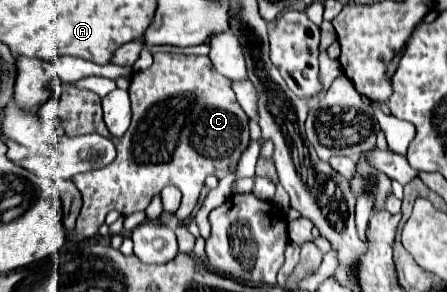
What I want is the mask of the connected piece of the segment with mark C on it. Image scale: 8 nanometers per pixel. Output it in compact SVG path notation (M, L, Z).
M154 53L154 63L152 63L152 67L148 67L148 69L144 69L144 71L133 73L131 78L130 101L132 101L132 125L130 125L130 129L126 131L126 135L122 137L122 145L120 145L120 139L114 137L114 145L116 145L116 151L118 151L116 161L112 161L106 169L96 169L96 171L88 171L88 173L82 173L82 175L72 177L74 185L78 187L78 191L82 193L82 199L84 199L84 207L82 207L82 211L80 211L80 217L78 217L78 221L76 221L76 227L66 233L66 239L72 241L72 243L78 243L78 241L86 241L86 239L96 237L98 227L104 223L104 217L106 217L112 209L120 211L124 217L130 215L130 213L134 213L134 211L144 211L144 209L148 207L150 199L152 199L154 195L158 195L166 185L176 185L176 187L182 191L182 205L180 205L180 209L176 211L176 217L178 217L180 221L188 219L190 213L194 211L194 207L196 207L198 203L200 189L202 189L202 185L204 185L204 179L206 179L208 175L226 177L228 173L232 173L232 171L236 169L236 165L238 165L238 159L242 157L242 153L244 153L246 147L248 147L248 133L250 133L250 131L248 131L248 117L246 117L246 113L242 111L242 107L238 105L230 81L228 81L224 75L216 73L216 69L214 69L210 57L206 57L206 55L180 55L180 53Z

